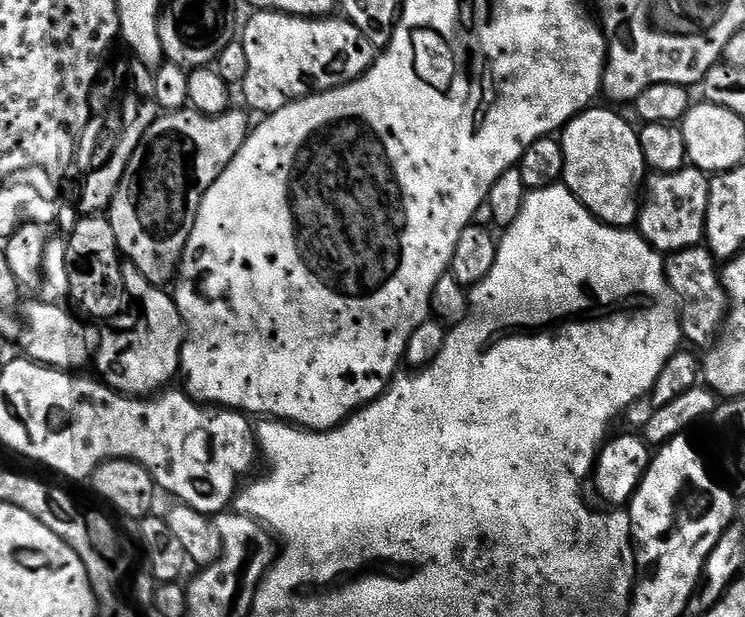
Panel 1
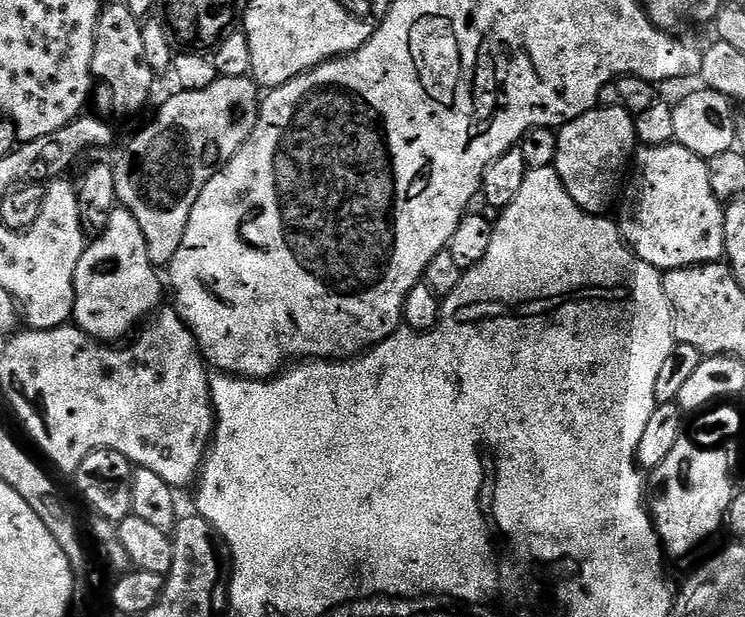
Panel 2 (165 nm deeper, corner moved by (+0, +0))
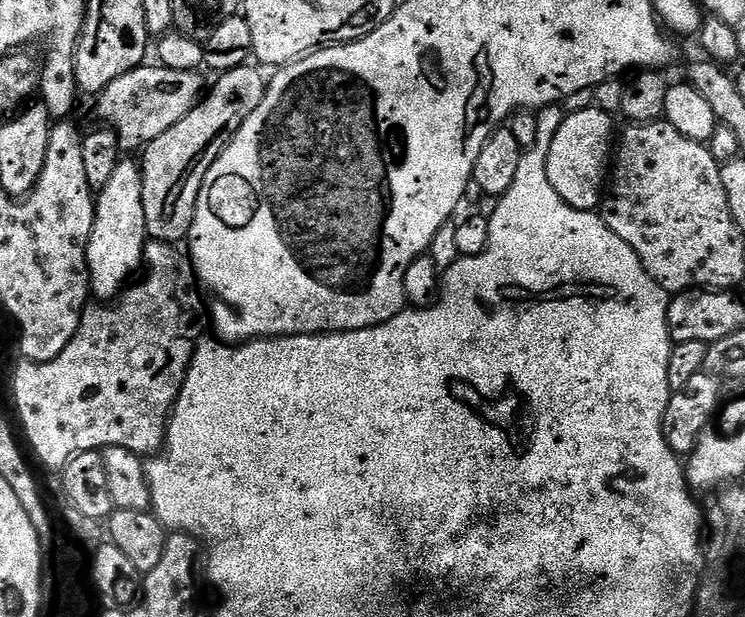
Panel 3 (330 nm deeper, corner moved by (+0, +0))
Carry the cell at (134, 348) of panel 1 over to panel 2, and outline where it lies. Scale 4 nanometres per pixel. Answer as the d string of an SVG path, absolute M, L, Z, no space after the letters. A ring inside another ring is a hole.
M123 206L112 209L110 222L93 240L96 241L93 244L91 241L82 258L78 258L72 320L75 327L81 328L93 340L120 342L123 336L131 337L161 307L162 276L156 273L159 272L157 265L150 262L146 234L142 234L138 218L134 218L134 214Z

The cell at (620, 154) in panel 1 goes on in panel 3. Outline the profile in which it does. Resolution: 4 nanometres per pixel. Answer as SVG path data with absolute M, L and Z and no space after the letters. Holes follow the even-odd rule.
M595 106L568 112L565 117L557 126L556 133L551 133L546 174L550 178L550 186L554 186L562 202L574 206L574 210L596 212L610 176L610 161L614 156L614 137L618 128L612 125L613 113Z

